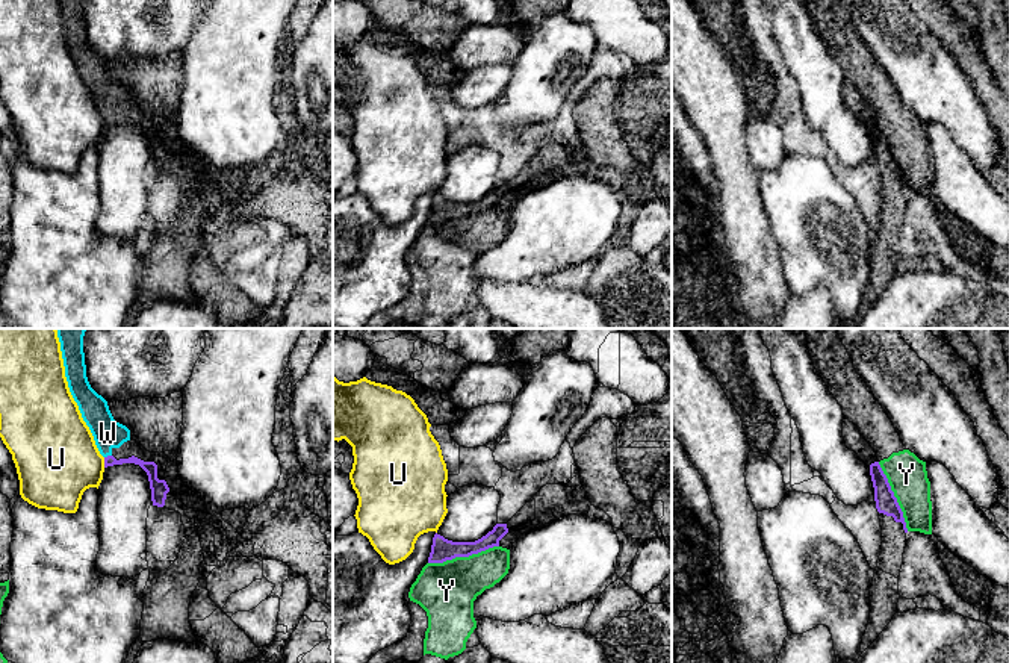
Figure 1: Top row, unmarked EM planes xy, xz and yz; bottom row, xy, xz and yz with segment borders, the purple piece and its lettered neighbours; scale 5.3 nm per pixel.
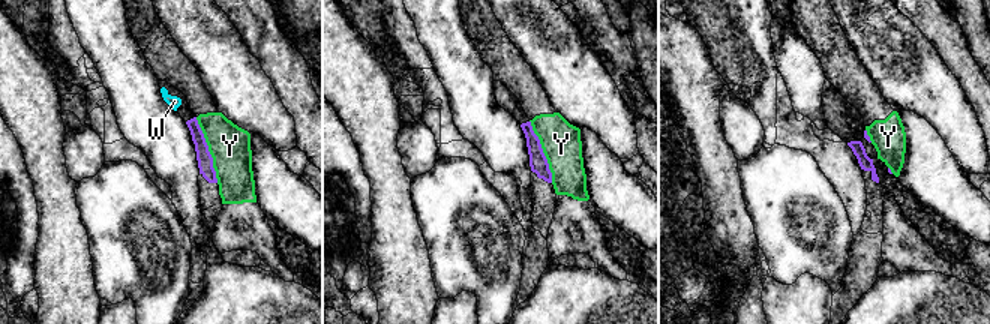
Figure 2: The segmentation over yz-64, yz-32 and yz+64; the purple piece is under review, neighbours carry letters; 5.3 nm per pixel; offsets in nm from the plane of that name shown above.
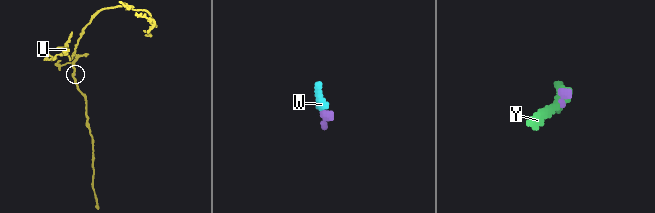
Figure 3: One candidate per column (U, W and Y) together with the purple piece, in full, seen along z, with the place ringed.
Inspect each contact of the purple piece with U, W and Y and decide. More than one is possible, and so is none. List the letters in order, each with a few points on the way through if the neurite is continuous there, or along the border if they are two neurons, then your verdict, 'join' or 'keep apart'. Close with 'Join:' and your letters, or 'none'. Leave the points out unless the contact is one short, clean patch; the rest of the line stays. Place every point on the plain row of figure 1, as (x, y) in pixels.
U: border xy (103, 118), (105, 127); keep apart
W: join
Y: keep apart
Join: W

